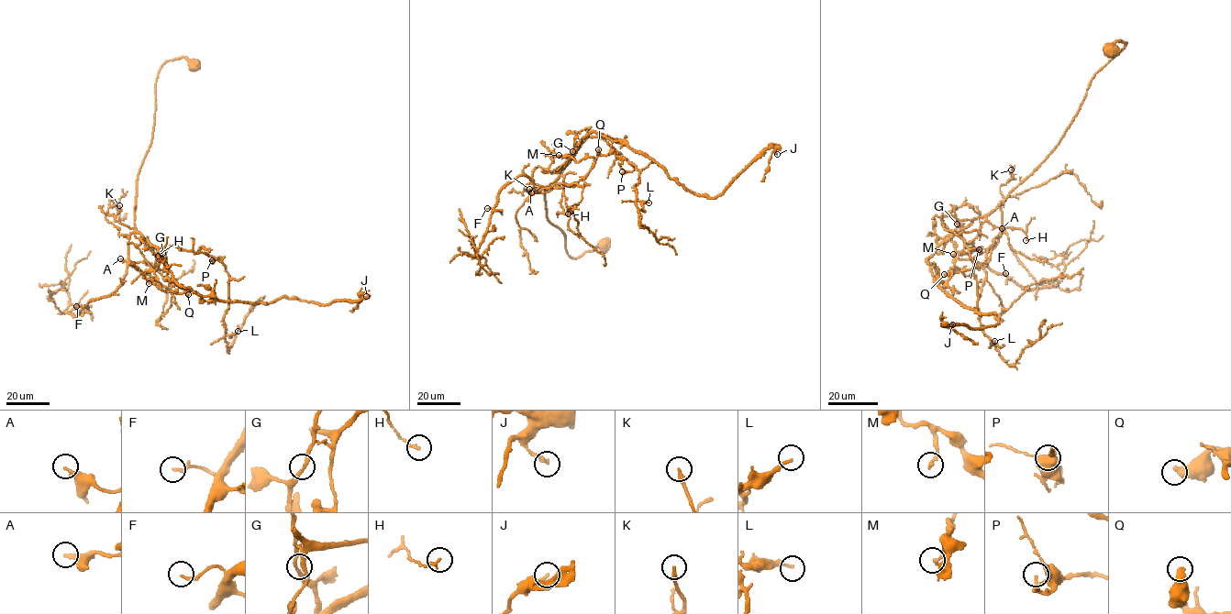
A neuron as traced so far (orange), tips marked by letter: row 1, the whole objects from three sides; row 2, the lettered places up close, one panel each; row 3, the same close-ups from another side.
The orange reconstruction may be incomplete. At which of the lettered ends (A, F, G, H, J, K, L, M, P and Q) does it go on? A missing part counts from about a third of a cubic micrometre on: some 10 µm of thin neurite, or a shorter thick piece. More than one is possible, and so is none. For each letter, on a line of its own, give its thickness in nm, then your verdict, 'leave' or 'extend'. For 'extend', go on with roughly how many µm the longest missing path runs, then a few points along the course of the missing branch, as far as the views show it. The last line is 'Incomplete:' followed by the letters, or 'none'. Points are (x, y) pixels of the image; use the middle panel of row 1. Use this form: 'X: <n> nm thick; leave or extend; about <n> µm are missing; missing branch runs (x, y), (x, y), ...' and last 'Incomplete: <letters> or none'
A: 220 nm thick; leave
F: 170 nm thick; leave
G: 200 nm thick; leave
H: 160 nm thick; leave
J: 240 nm thick; leave
K: 240 nm thick; leave
L: 150 nm thick; leave
M: 200 nm thick; leave
P: 130 nm thick; leave
Q: 500 nm thick; leave
Incomplete: none

